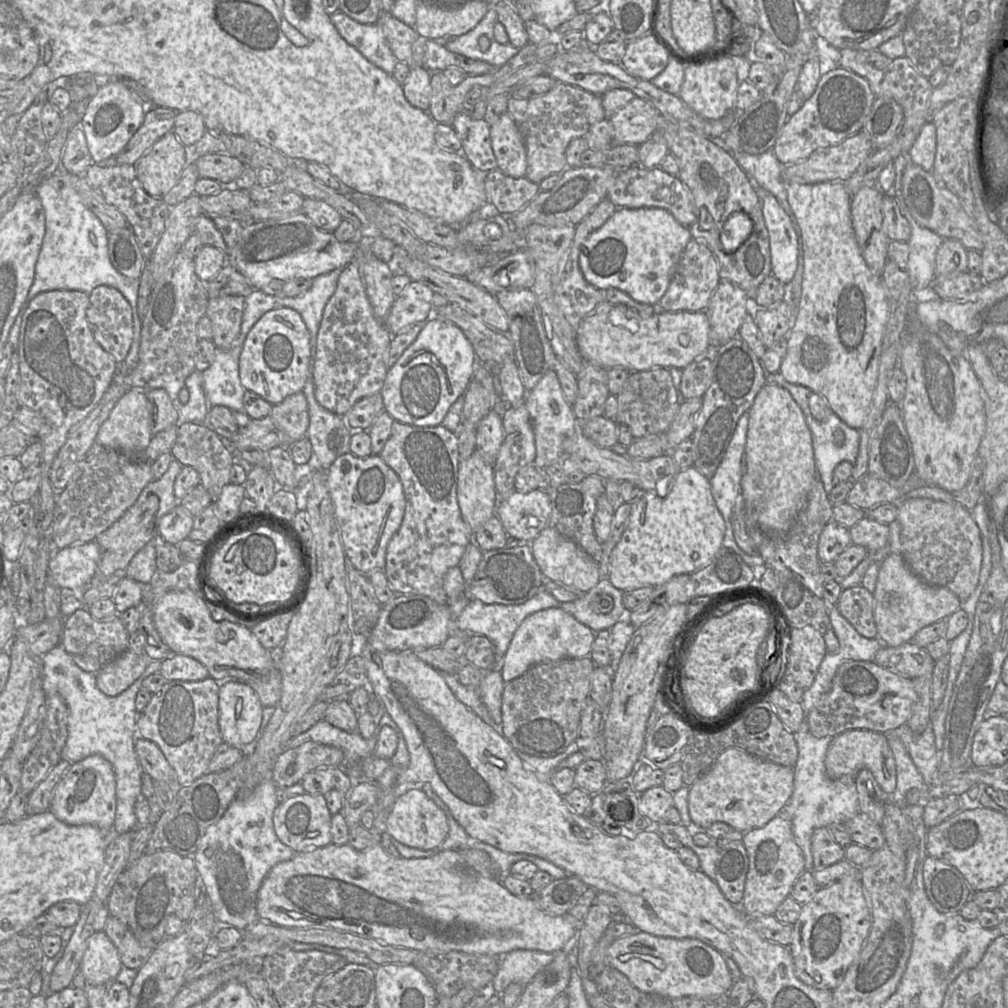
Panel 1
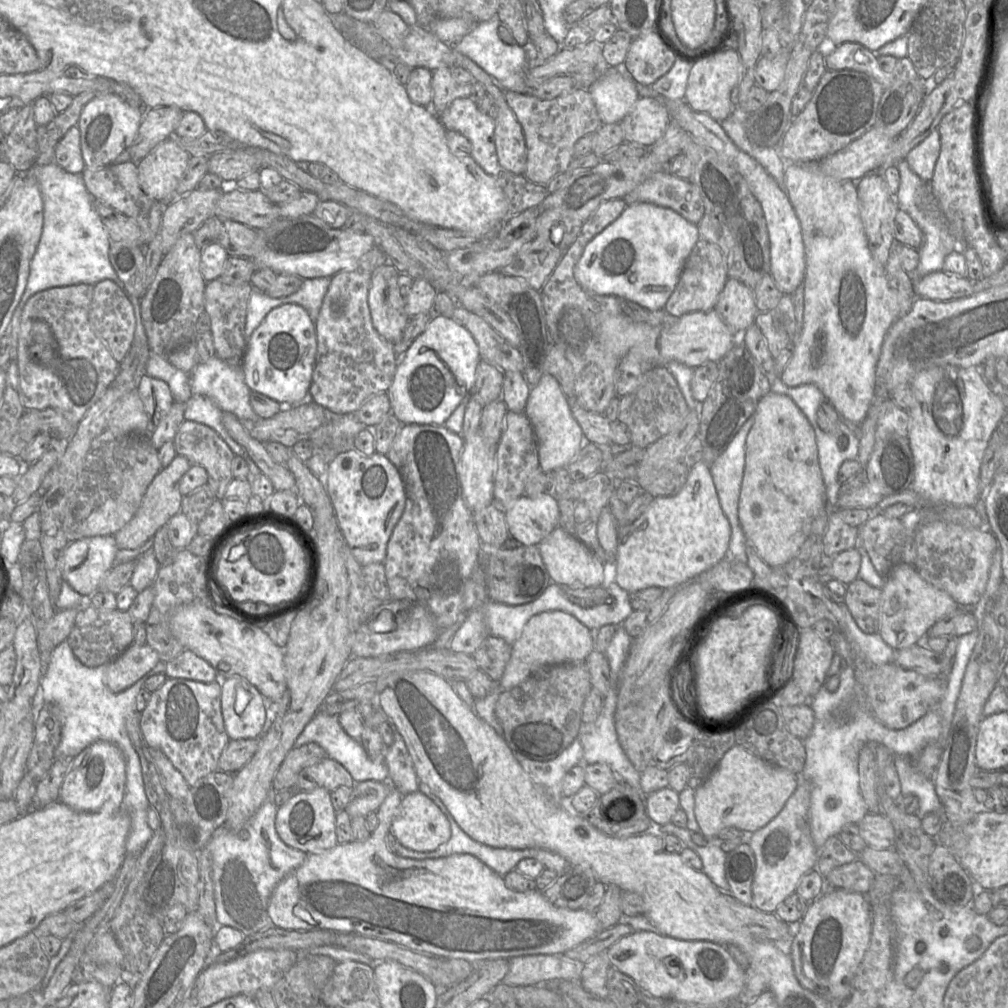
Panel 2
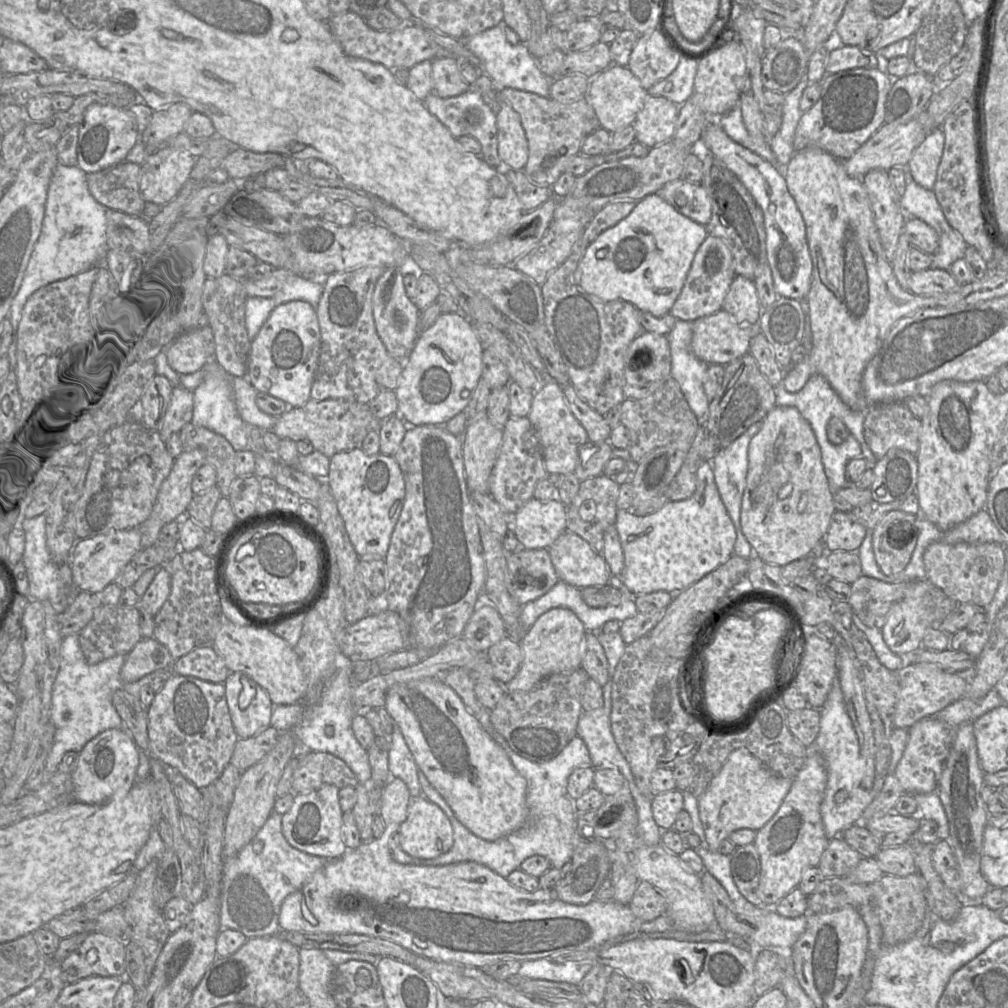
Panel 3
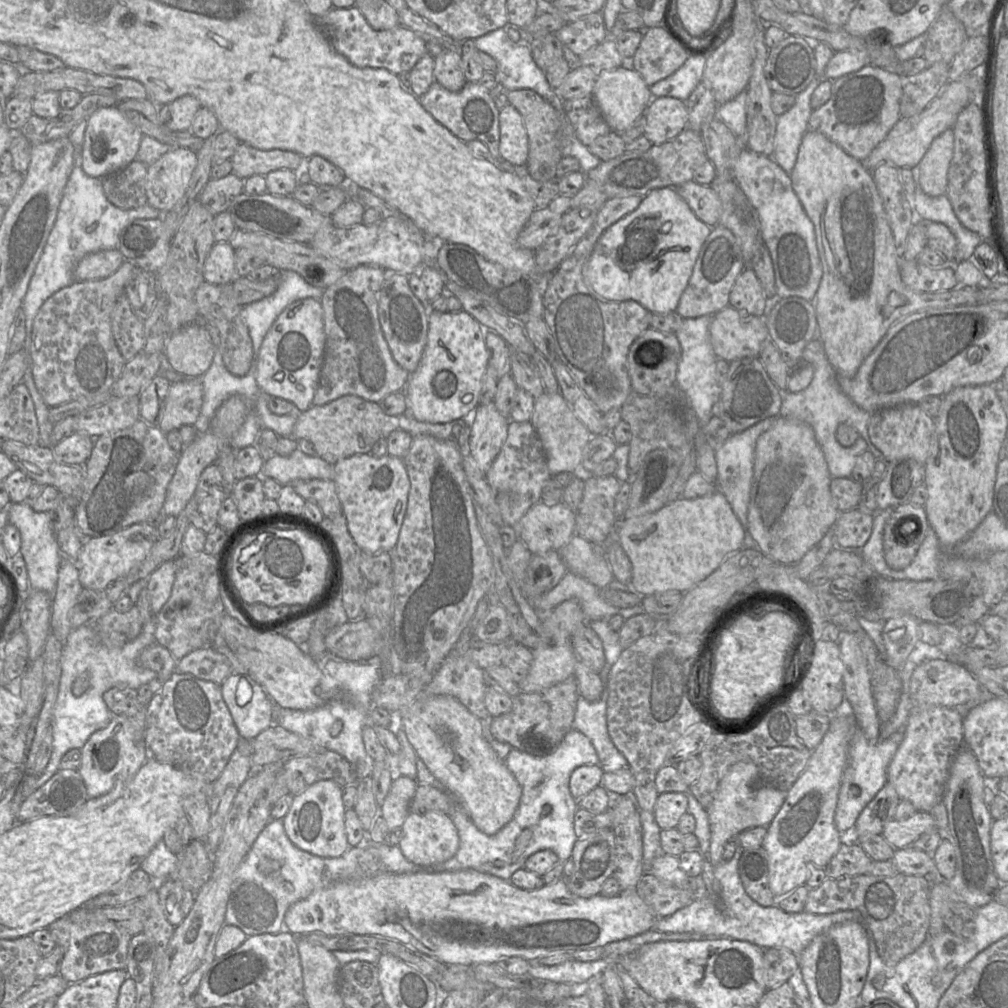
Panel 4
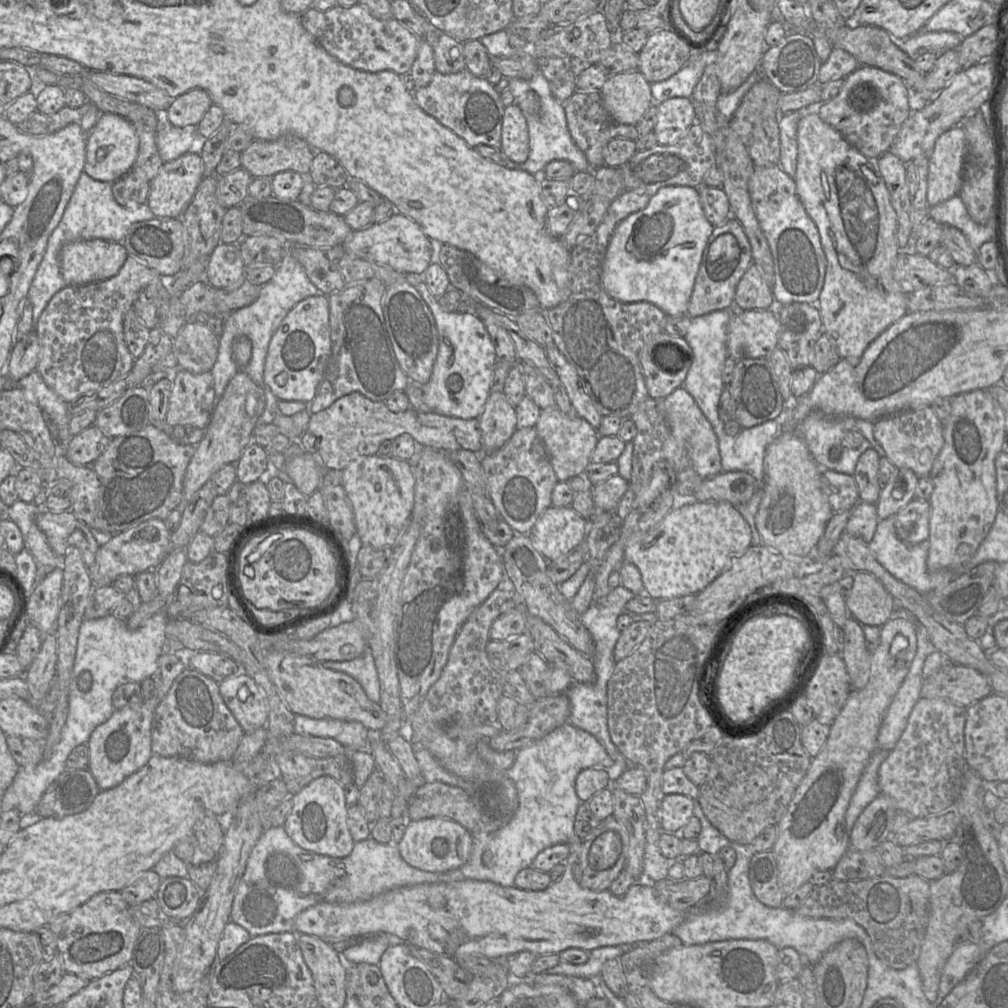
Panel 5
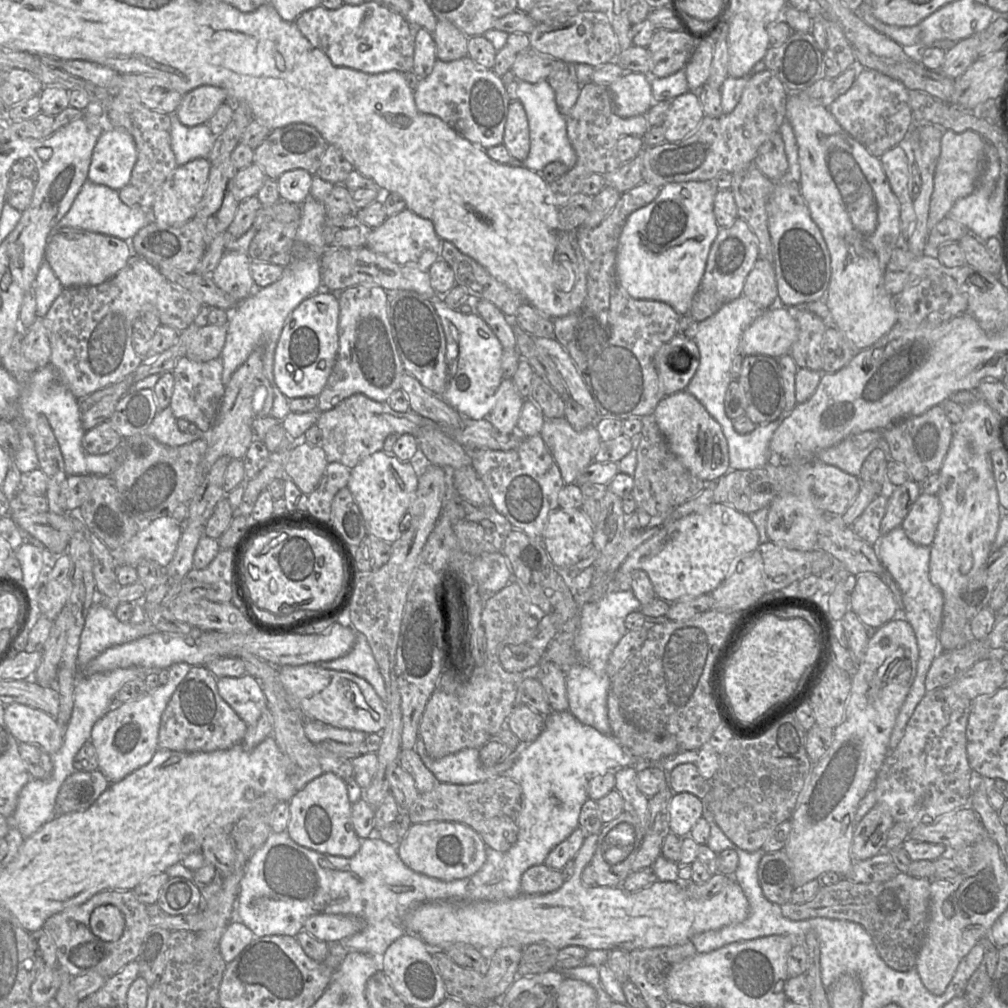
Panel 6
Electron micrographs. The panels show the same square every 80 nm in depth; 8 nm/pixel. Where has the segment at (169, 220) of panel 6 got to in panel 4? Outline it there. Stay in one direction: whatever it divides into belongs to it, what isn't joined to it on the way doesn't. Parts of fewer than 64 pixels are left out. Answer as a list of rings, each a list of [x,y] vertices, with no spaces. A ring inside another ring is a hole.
[[[172,148],[147,166],[147,204],[165,213],[184,196],[198,164],[197,152],[188,148]]]

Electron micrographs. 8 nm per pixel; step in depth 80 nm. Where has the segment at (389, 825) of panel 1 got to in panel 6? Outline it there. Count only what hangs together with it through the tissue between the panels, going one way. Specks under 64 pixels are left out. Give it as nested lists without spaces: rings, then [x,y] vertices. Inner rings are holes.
[[[432,821],[411,824],[407,834],[396,845],[402,862],[411,870],[442,881],[469,877],[486,860],[487,846],[471,827],[453,821]]]

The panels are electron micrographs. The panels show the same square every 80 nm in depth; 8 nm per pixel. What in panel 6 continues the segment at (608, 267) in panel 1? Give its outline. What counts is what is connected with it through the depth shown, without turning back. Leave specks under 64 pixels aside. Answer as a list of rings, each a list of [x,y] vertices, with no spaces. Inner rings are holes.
[[[713,180],[668,183],[652,202],[627,217],[618,240],[615,266],[618,285],[624,292],[634,299],[664,302],[681,316],[688,314],[700,287],[710,247],[720,230],[713,213],[718,190]]]

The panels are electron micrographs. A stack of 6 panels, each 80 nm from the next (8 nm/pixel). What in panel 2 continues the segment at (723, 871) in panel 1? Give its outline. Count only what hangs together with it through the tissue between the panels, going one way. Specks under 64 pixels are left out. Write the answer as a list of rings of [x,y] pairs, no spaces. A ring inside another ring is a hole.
[[[743,842],[727,853],[725,875],[731,895],[742,904],[752,906],[752,884],[756,870],[754,852],[748,842]]]

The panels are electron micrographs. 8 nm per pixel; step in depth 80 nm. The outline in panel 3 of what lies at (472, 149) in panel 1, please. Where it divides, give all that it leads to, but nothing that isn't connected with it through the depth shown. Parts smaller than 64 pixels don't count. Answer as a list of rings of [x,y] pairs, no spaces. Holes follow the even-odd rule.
[[[469,90],[456,97],[442,98],[433,92],[423,102],[429,112],[448,128],[455,139],[461,136],[477,139],[482,148],[480,156],[489,166],[496,168],[502,163],[498,155],[496,115],[484,103],[482,94]]]

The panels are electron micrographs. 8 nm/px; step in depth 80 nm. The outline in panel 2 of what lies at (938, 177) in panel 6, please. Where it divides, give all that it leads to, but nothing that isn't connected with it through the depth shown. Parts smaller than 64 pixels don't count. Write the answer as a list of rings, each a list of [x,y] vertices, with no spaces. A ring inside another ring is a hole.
[[[935,129],[905,158],[910,169],[925,183],[930,183],[933,177],[940,148],[940,134]]]

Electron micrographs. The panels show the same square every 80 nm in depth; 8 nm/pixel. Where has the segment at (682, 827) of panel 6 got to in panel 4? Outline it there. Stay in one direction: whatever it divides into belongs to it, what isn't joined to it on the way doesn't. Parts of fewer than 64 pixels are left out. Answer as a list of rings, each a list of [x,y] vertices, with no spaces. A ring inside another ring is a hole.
[[[682,792],[659,794],[654,816],[661,830],[676,828],[682,815],[688,810],[688,798]]]

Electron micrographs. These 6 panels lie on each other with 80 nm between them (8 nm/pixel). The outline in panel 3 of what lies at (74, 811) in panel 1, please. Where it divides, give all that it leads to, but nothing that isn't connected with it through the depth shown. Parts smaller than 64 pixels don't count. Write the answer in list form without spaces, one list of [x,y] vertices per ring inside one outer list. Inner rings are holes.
[[[108,729],[91,739],[81,750],[78,764],[72,772],[76,802],[102,803],[116,792],[128,792],[136,782],[139,750],[124,729]]]

